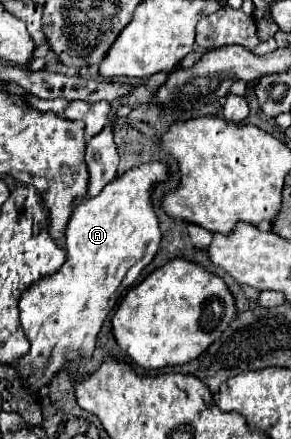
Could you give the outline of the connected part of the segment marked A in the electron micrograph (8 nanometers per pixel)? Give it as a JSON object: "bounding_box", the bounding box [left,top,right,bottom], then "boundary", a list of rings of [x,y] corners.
{"bounding_box":[17,162,169,390],"boundary":[[[145,162],[137,164],[125,174],[117,176],[111,184],[107,184],[101,194],[95,198],[87,198],[79,202],[71,214],[71,220],[65,228],[65,244],[67,244],[67,260],[61,270],[49,278],[41,278],[35,282],[27,292],[23,292],[19,310],[21,310],[21,328],[31,342],[31,350],[17,362],[17,374],[23,378],[25,386],[31,390],[39,390],[49,384],[49,380],[57,374],[57,370],[69,360],[69,354],[91,356],[95,350],[97,334],[113,310],[117,300],[127,292],[135,280],[139,278],[141,270],[151,264],[159,250],[161,230],[159,220],[151,202],[153,188],[169,180],[169,164],[167,162]]]}

